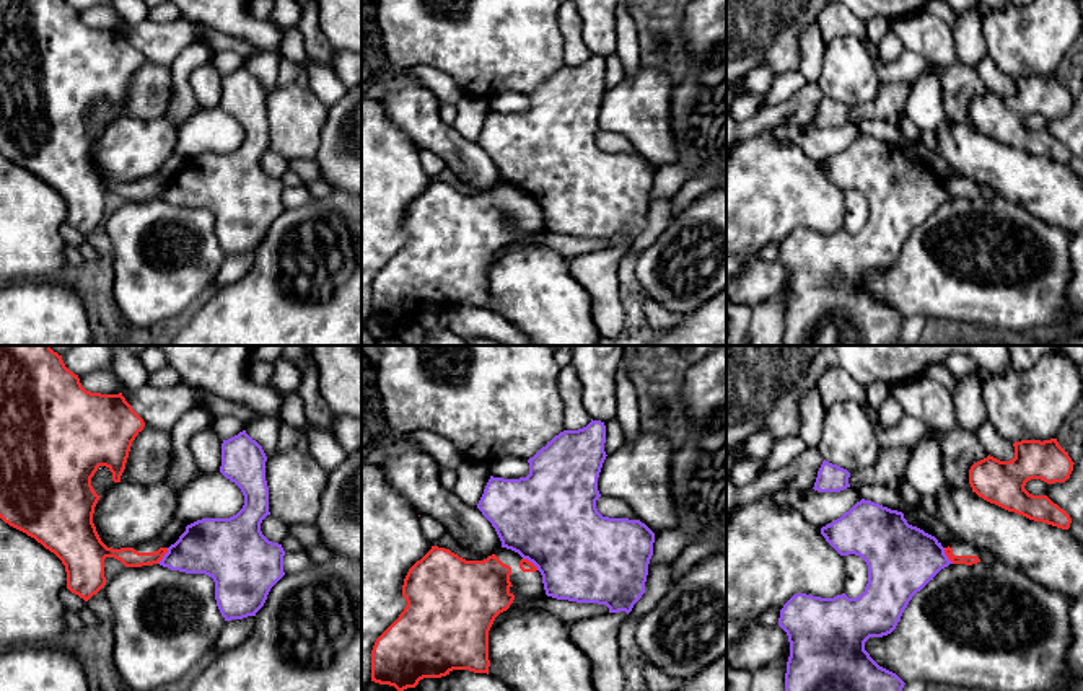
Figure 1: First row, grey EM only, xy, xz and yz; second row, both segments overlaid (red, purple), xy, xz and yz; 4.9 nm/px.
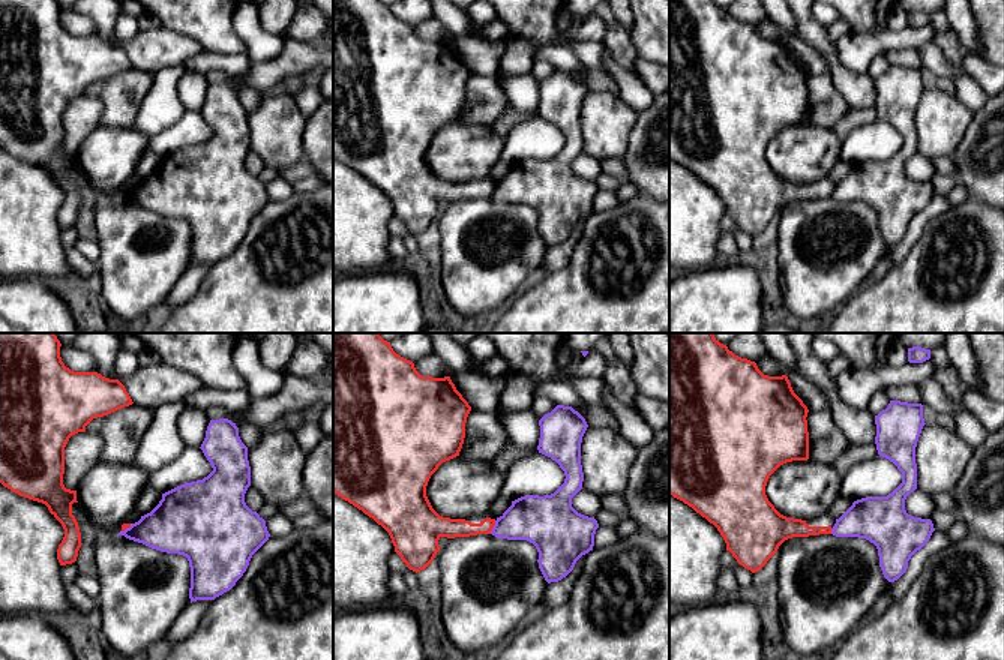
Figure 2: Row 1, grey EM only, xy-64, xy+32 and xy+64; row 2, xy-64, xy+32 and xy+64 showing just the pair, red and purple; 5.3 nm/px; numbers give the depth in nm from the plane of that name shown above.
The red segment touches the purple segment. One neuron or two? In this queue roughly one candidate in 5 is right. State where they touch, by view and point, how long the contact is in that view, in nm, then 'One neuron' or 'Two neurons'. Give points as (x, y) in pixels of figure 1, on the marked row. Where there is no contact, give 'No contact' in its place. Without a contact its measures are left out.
Touches red at xz (531, 563). Shared border 100 nm. Two neurons

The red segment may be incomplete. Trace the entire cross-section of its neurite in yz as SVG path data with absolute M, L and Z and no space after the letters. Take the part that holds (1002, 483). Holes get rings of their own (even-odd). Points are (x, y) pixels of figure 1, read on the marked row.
M1057 438L1021 440L1015 442L1013 447L1015 458L1010 461L1000 461L989 455L971 466L972 492L1008 512L1068 530L1072 518L1063 508L1047 495L1033 495L1024 489L1031 479L1041 479L1047 484L1065 482L1075 464L1068 453Z

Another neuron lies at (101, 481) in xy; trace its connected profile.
M99 466L94 476L91 478L91 486L98 495L103 495L111 486L114 484L112 481L112 473L106 466Z

